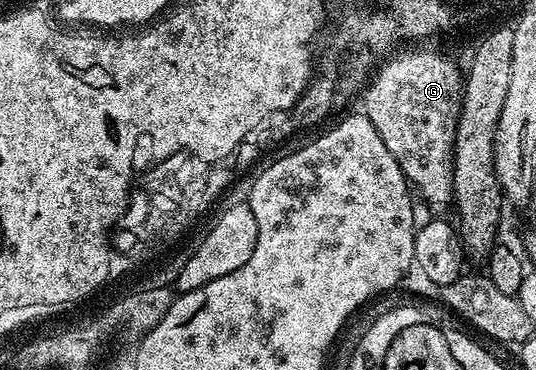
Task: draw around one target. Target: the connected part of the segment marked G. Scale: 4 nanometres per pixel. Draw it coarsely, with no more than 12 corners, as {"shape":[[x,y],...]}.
{"shape":[[408,46],[361,111],[427,207],[448,206],[464,80]]}

